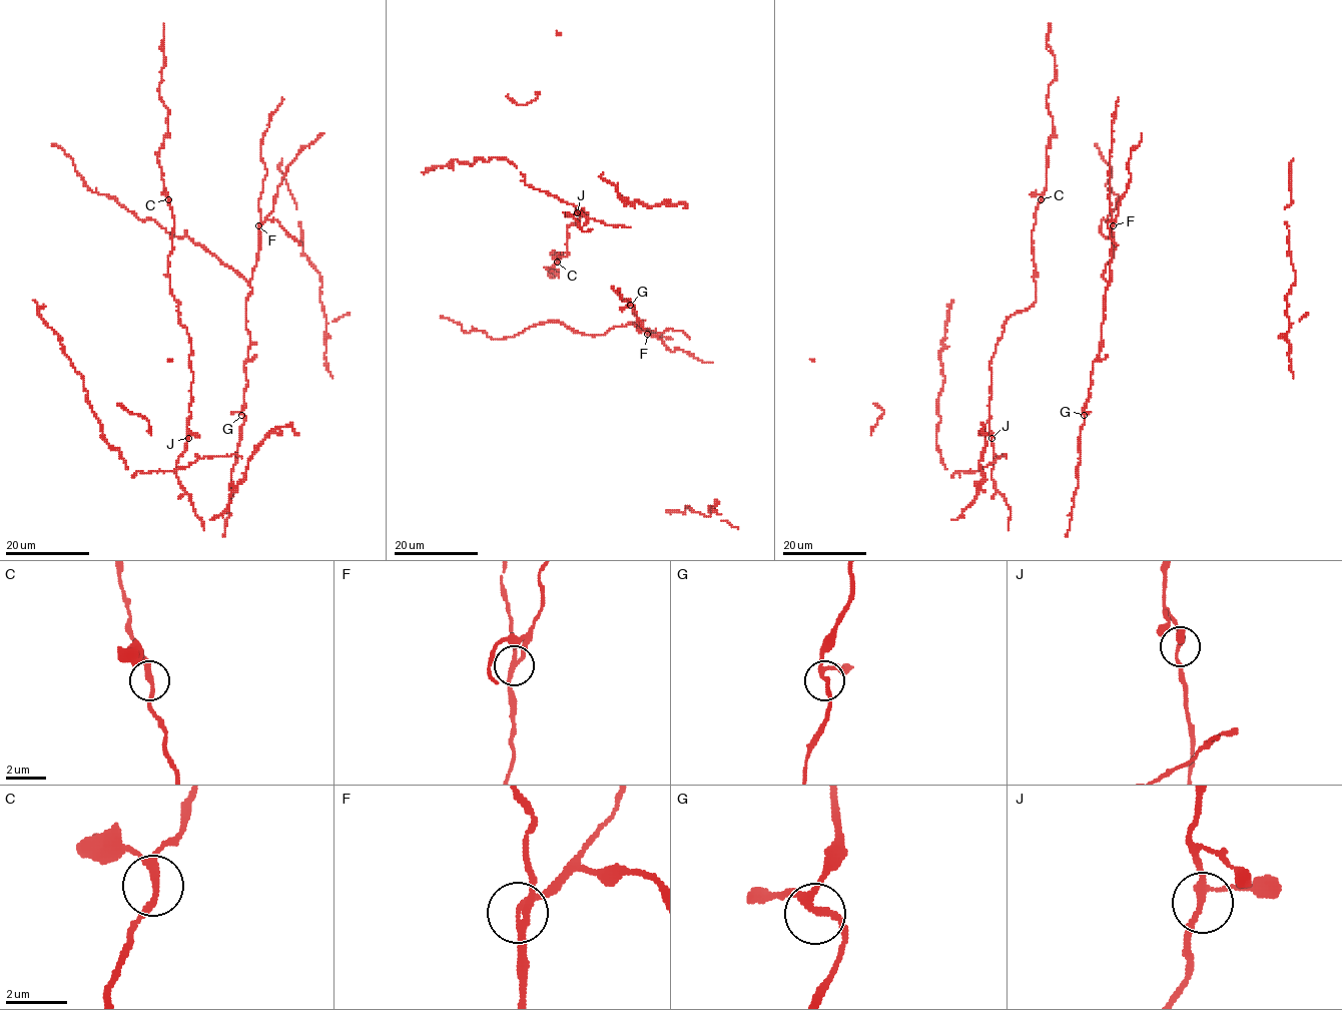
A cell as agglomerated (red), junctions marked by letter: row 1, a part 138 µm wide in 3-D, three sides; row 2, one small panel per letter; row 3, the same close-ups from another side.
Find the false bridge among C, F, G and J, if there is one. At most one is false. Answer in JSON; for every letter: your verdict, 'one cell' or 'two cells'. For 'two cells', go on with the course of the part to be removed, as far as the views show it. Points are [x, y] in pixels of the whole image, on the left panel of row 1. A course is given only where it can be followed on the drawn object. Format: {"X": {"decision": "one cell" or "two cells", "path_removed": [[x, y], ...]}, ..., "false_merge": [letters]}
{"C": {"decision": "one cell"}, "F": {"decision": "two cells", "path_removed": [[259, 225], [271, 211], [286, 167], [298, 152], [324, 132]]}, "G": {"decision": "one cell"}, "J": {"decision": "one cell"}, "false_merge": ["F"]}

